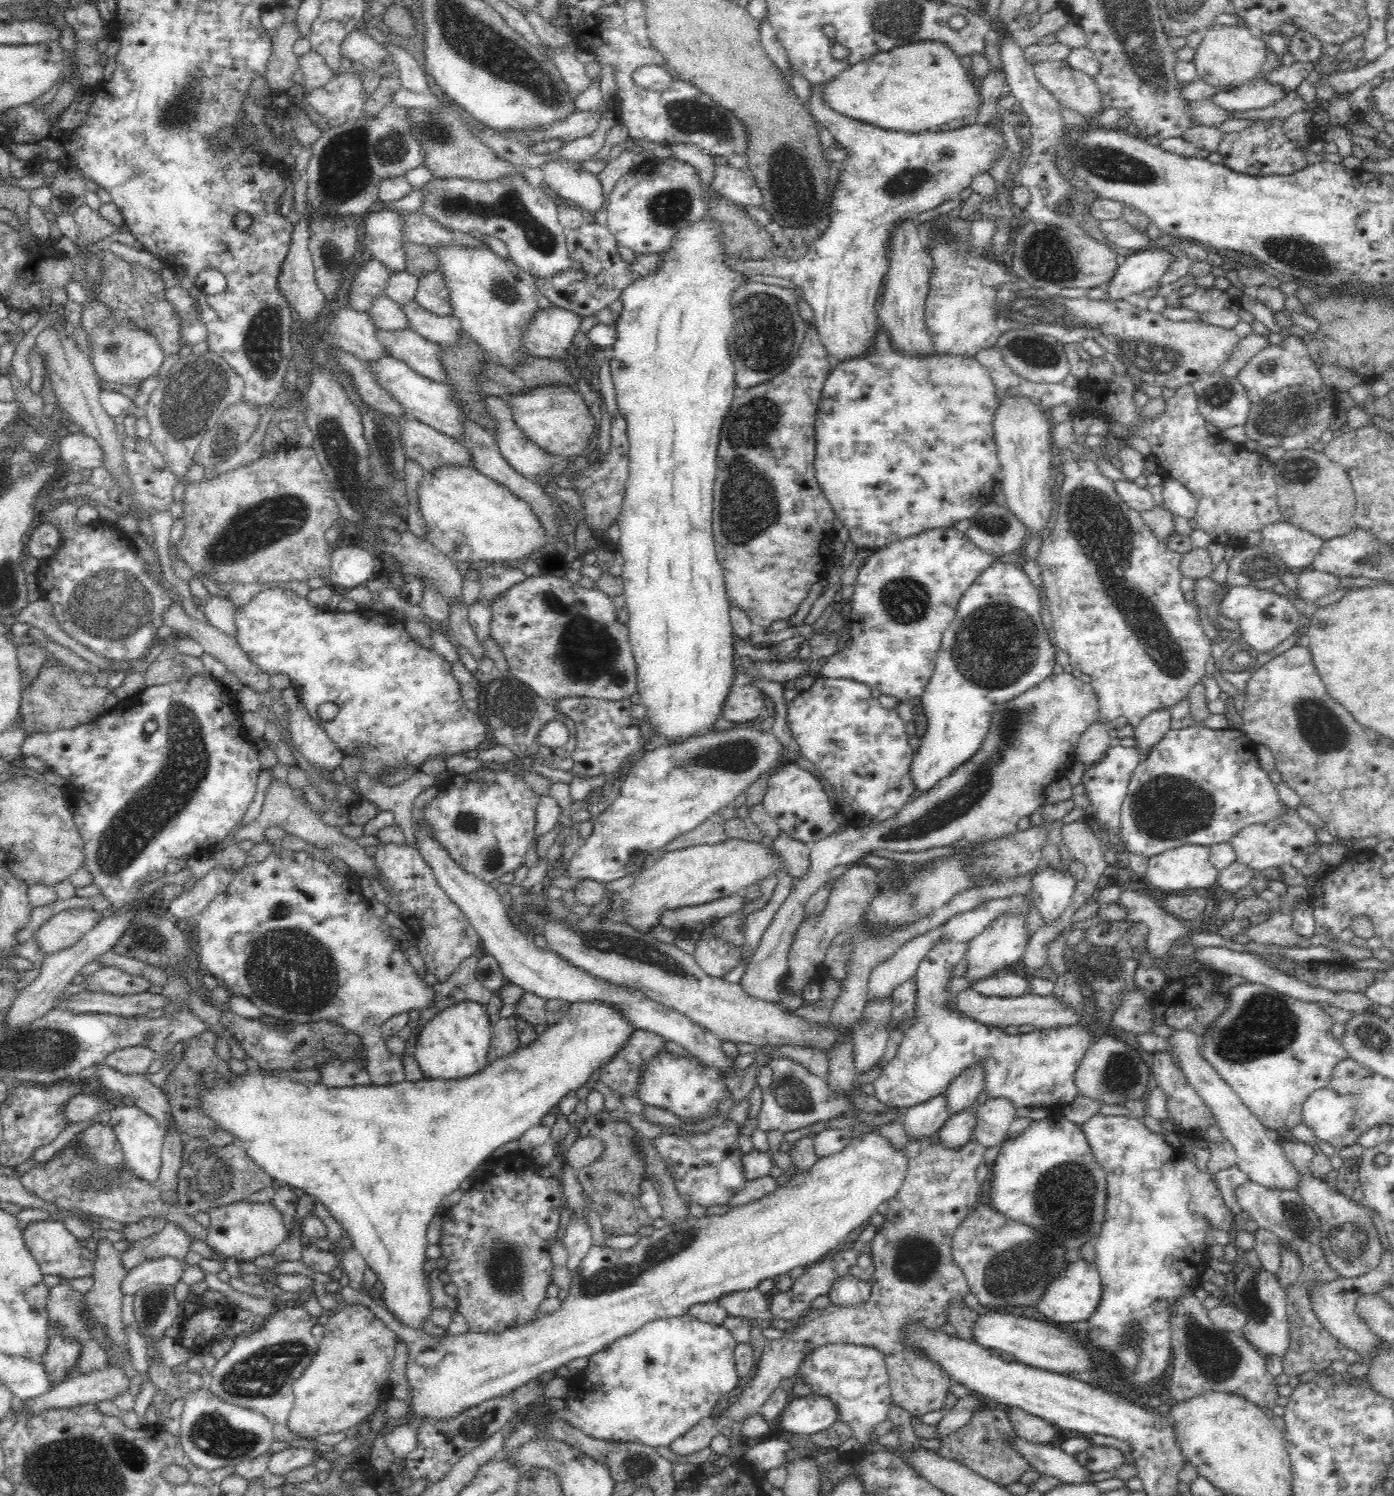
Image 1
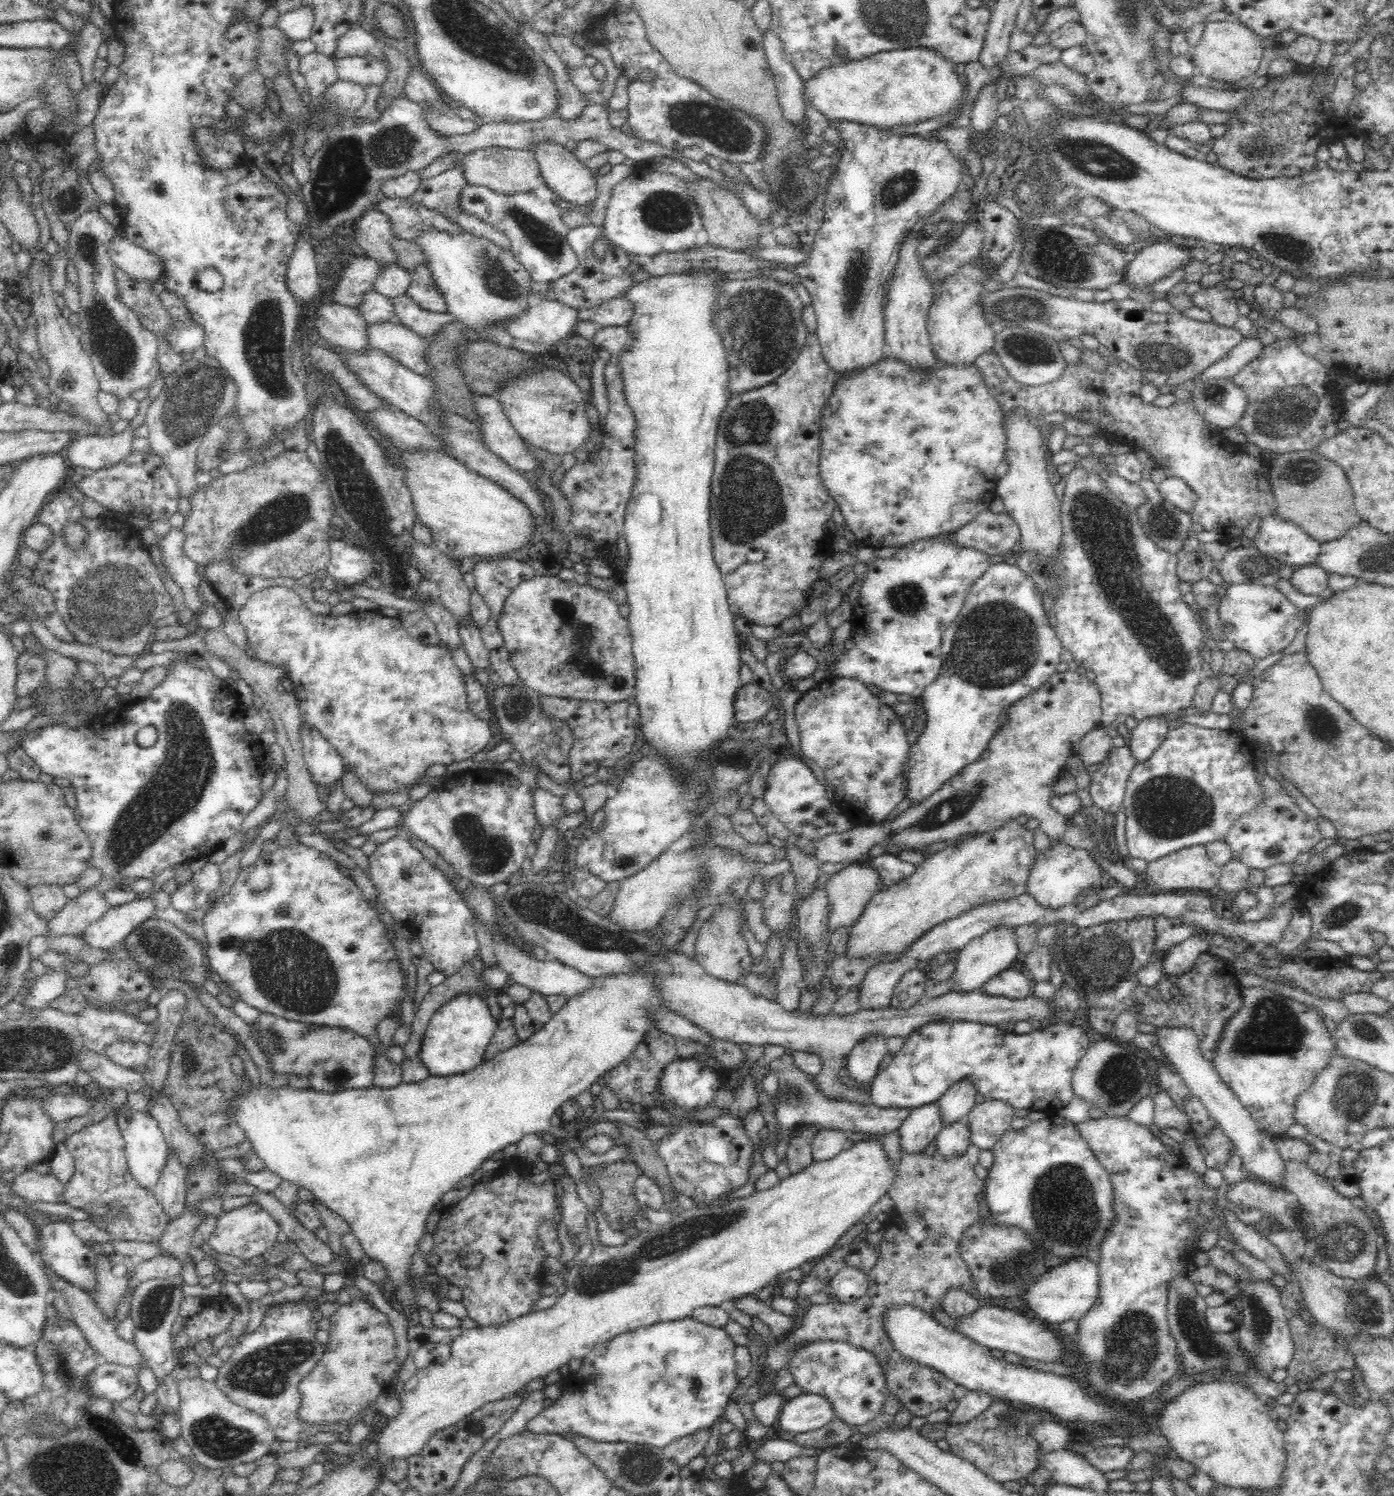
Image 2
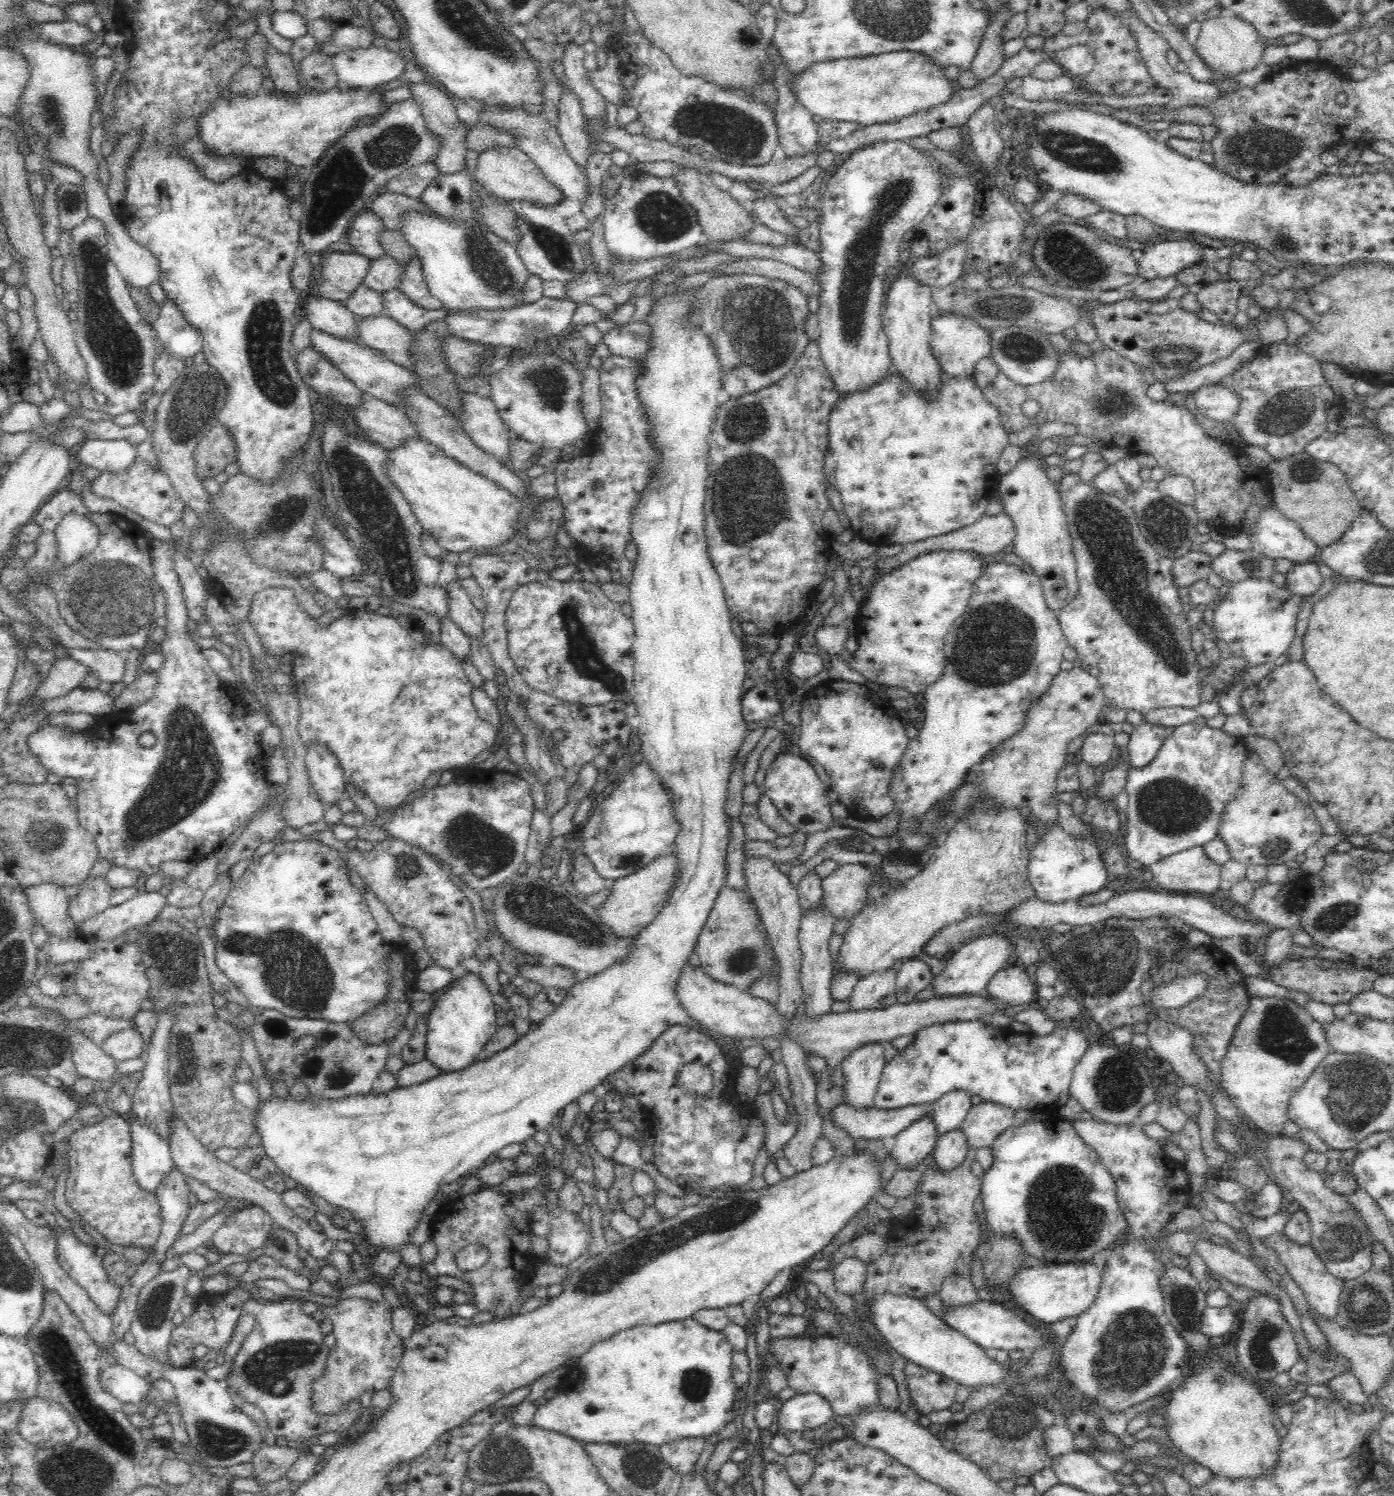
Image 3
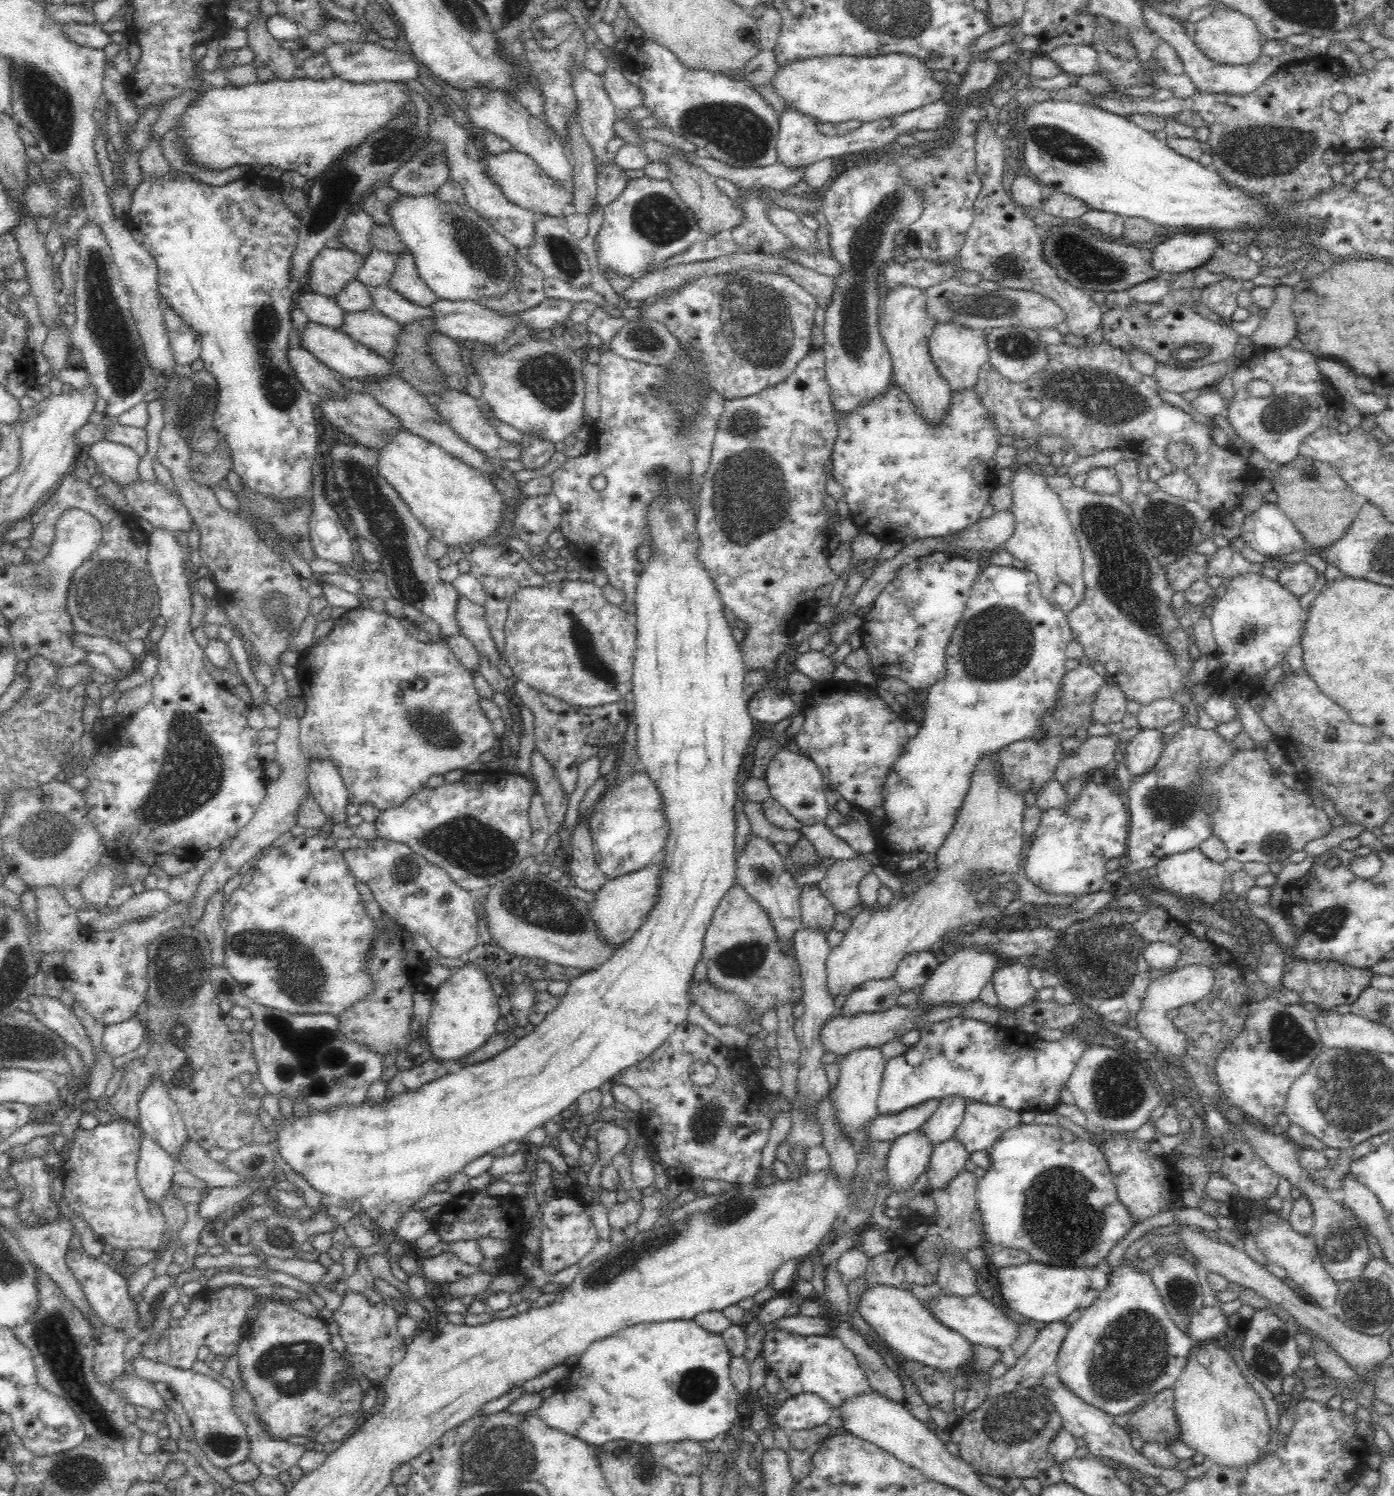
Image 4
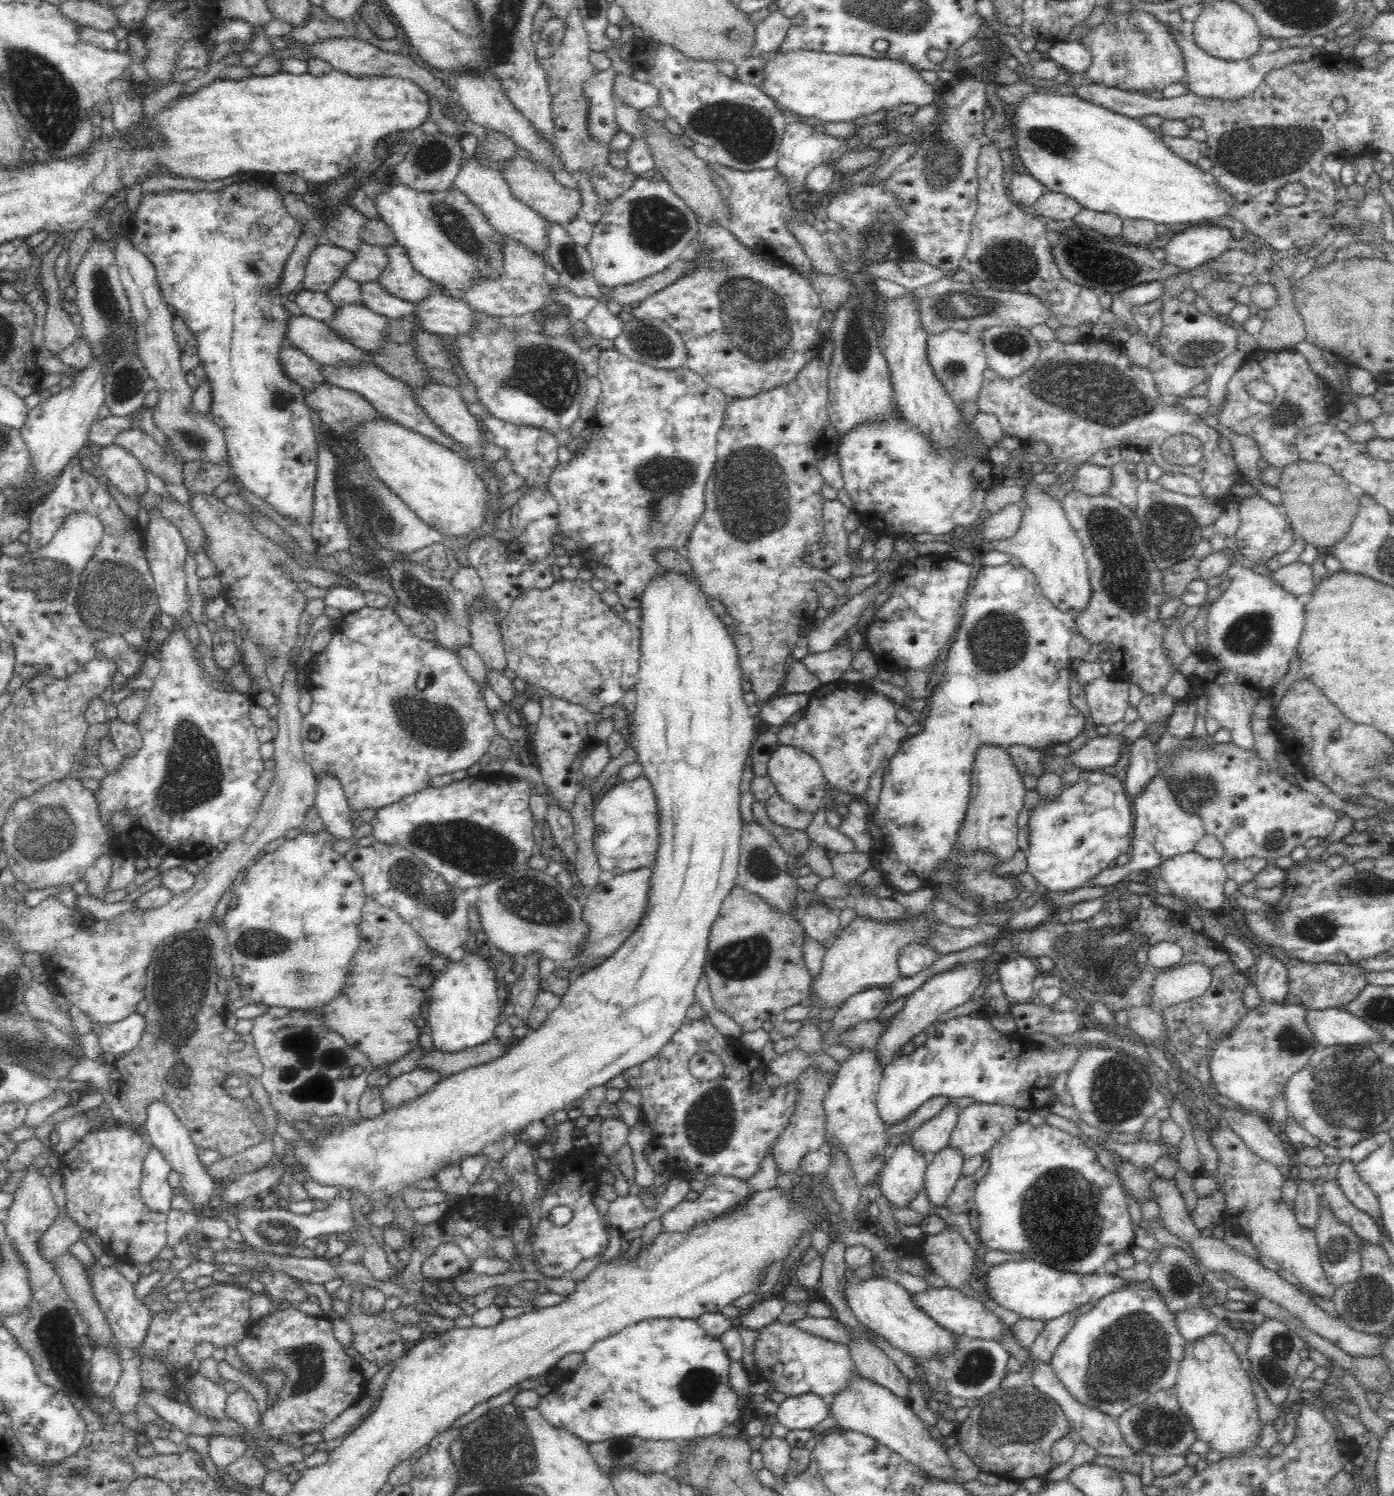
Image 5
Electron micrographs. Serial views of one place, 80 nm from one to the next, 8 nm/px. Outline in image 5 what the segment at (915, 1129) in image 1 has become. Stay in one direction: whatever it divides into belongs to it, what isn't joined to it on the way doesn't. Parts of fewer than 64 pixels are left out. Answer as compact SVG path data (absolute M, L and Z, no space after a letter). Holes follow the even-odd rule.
M900 1142L881 1168L880 1192L893 1208L904 1208L924 1188L928 1155L912 1145Z

